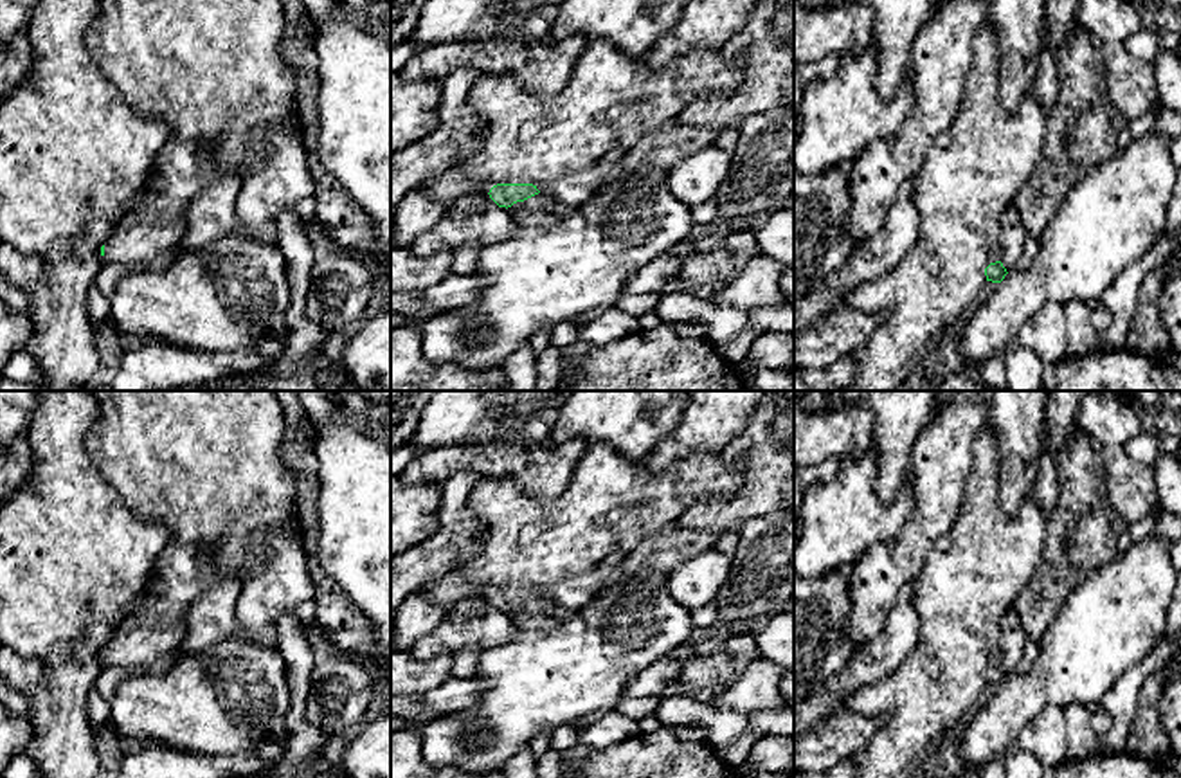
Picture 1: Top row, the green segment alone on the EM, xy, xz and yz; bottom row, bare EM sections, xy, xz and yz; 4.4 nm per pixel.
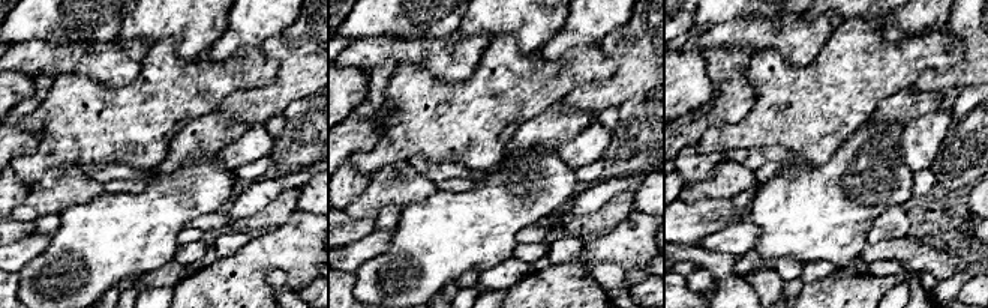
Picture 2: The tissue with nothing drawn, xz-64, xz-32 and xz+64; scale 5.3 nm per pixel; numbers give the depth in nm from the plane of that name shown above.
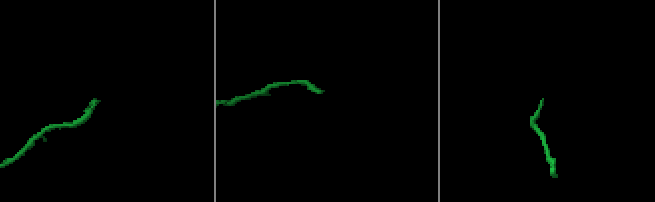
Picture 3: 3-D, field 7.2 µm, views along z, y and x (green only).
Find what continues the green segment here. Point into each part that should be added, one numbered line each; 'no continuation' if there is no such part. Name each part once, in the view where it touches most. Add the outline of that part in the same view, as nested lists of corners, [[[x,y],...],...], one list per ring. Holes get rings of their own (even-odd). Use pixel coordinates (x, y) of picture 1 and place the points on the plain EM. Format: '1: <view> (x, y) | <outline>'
1: xz (539, 606) | [[[540,596],[524,603],[524,605],[517,605],[511,611],[515,616],[520,616],[520,618],[529,618],[535,614],[545,614],[545,616],[553,616],[560,621],[569,614],[562,607],[558,607],[554,602],[551,602],[547,598],[540,598]]]

